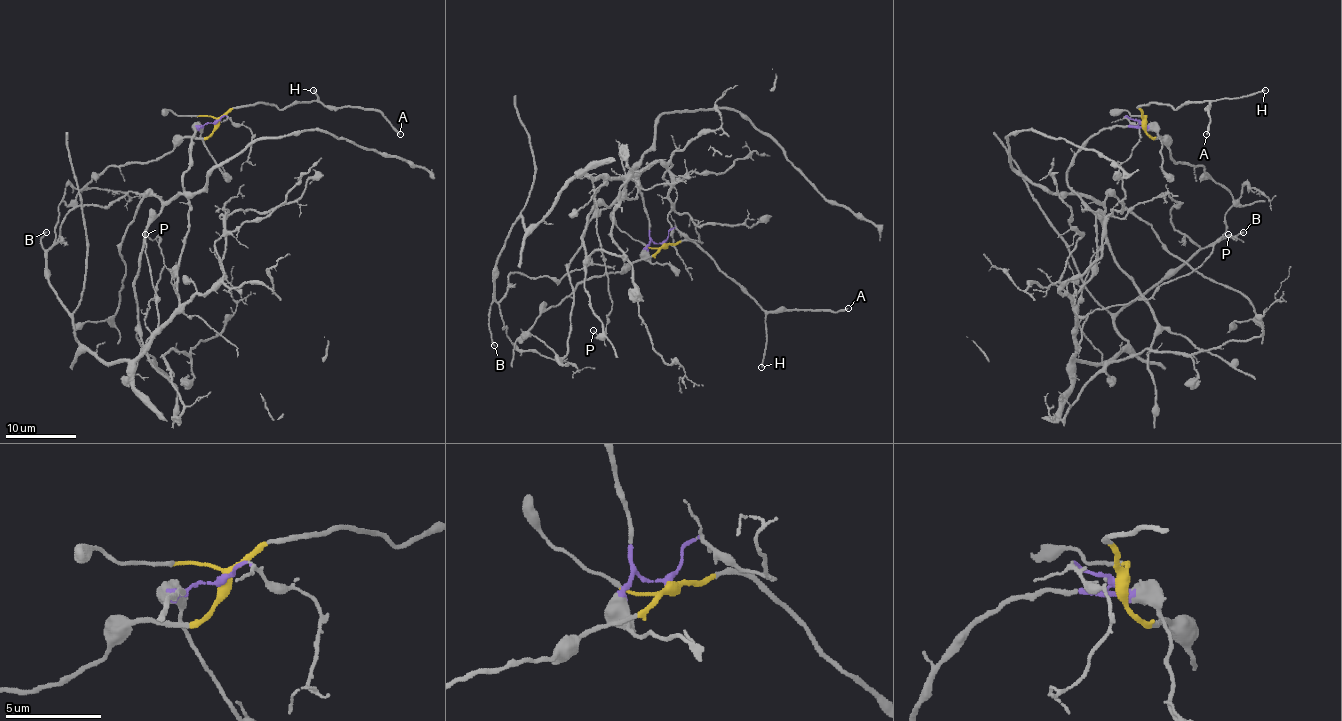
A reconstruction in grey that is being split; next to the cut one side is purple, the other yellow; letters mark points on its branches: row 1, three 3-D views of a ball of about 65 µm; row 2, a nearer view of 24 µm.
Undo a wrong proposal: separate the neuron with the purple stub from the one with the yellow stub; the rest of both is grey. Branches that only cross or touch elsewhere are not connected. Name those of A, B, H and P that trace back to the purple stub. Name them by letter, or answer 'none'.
B, P

